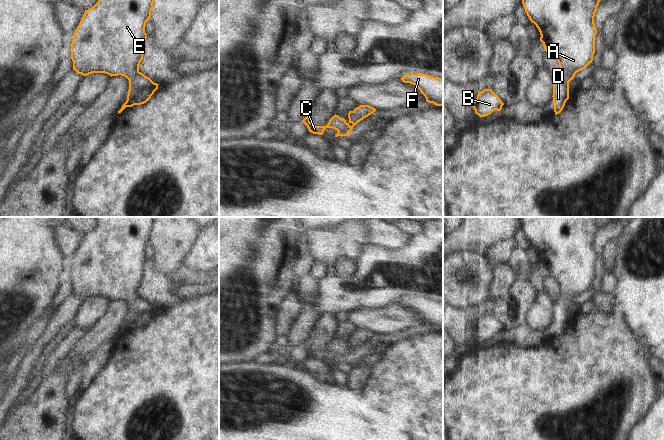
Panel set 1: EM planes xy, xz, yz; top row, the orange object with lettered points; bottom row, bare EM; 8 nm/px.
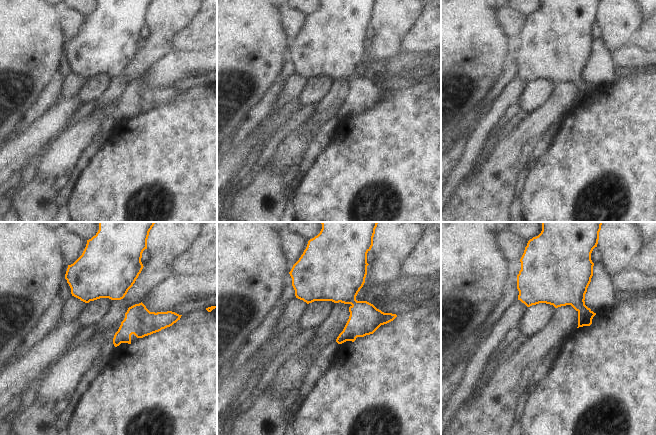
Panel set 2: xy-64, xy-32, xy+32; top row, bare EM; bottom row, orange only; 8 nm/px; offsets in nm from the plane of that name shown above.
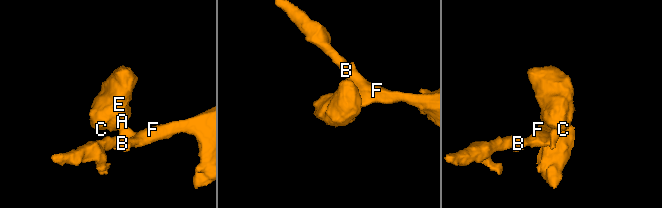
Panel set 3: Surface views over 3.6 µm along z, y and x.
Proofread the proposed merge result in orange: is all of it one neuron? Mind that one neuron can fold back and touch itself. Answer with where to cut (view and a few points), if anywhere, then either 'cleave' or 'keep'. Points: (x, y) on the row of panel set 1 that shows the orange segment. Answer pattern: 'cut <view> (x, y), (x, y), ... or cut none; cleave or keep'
cut none; keep

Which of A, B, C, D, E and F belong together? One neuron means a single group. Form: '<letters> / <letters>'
A B C D E F

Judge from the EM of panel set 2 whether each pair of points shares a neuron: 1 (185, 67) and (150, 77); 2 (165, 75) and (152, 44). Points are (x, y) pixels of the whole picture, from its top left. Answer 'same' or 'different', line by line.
1: same
2: different

